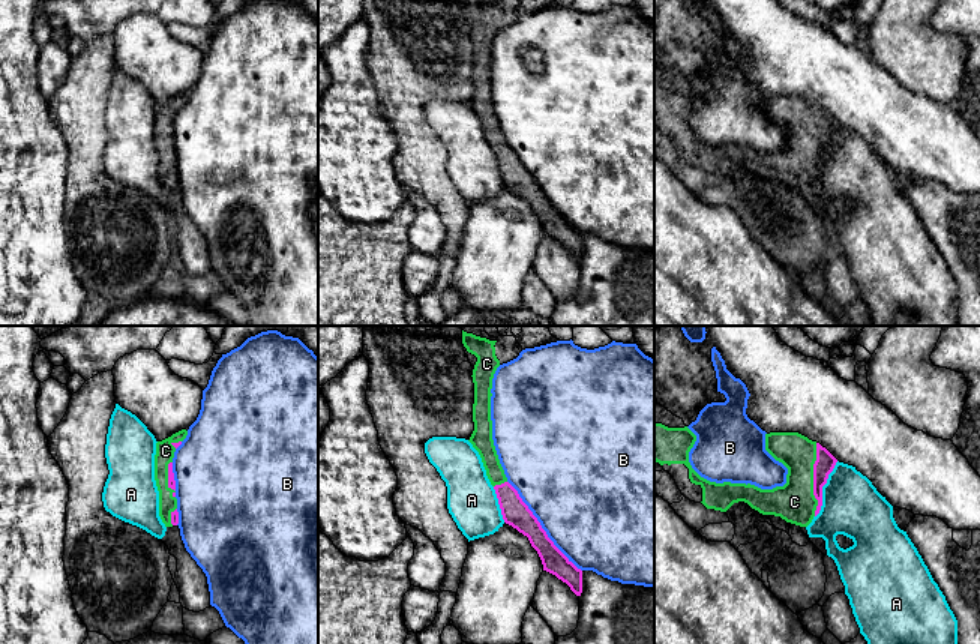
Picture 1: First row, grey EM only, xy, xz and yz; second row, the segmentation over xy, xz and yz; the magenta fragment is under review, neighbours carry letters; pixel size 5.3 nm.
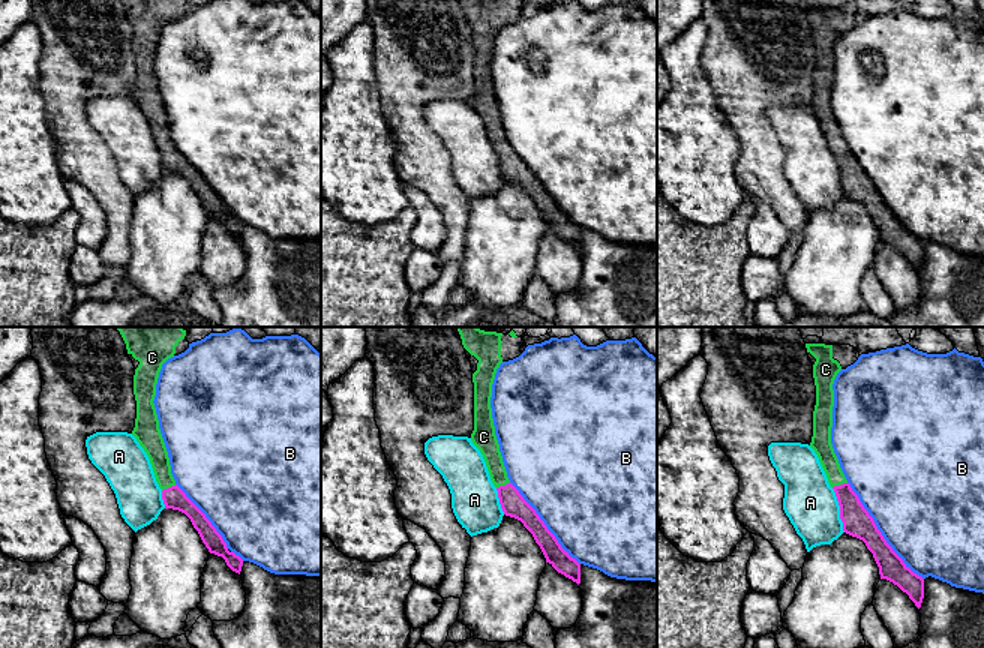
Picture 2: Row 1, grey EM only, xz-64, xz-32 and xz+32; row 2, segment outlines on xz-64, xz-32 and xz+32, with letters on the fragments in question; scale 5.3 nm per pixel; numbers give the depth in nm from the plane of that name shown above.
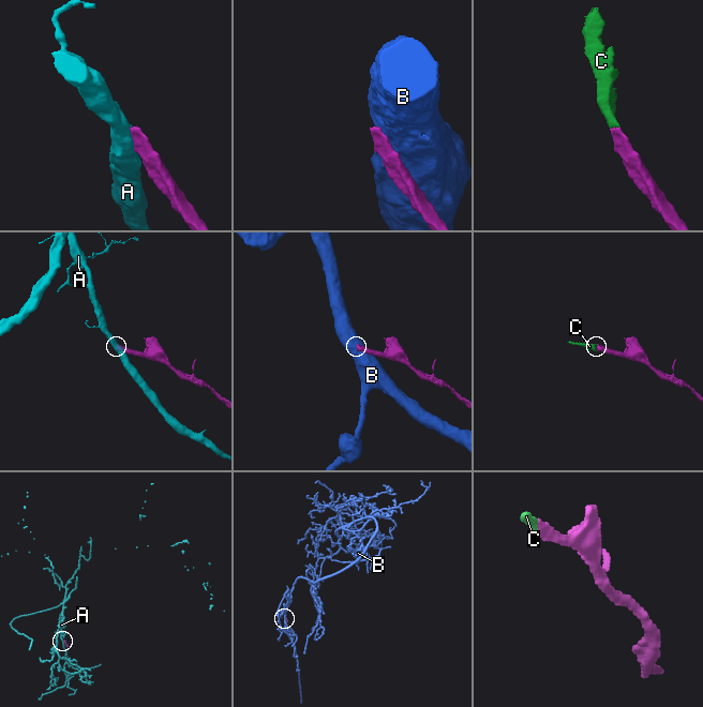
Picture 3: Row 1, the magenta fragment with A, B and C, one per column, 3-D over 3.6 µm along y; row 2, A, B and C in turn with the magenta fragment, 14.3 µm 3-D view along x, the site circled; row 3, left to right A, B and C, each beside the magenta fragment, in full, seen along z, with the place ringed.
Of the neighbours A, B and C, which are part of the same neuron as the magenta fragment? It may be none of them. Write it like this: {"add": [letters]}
{"add": ["C"]}

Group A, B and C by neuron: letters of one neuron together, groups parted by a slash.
A / B / C

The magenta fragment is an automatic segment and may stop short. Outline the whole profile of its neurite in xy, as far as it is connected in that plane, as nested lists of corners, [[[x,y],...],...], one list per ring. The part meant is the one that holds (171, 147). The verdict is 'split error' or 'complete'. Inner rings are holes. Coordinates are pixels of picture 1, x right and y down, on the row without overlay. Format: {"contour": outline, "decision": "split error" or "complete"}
{"contour": [[[182,93],[171,101],[156,107],[155,144],[159,155],[159,180],[165,191],[179,188],[173,122],[176,113],[182,108],[186,99],[188,95]]], "decision": "split error"}

